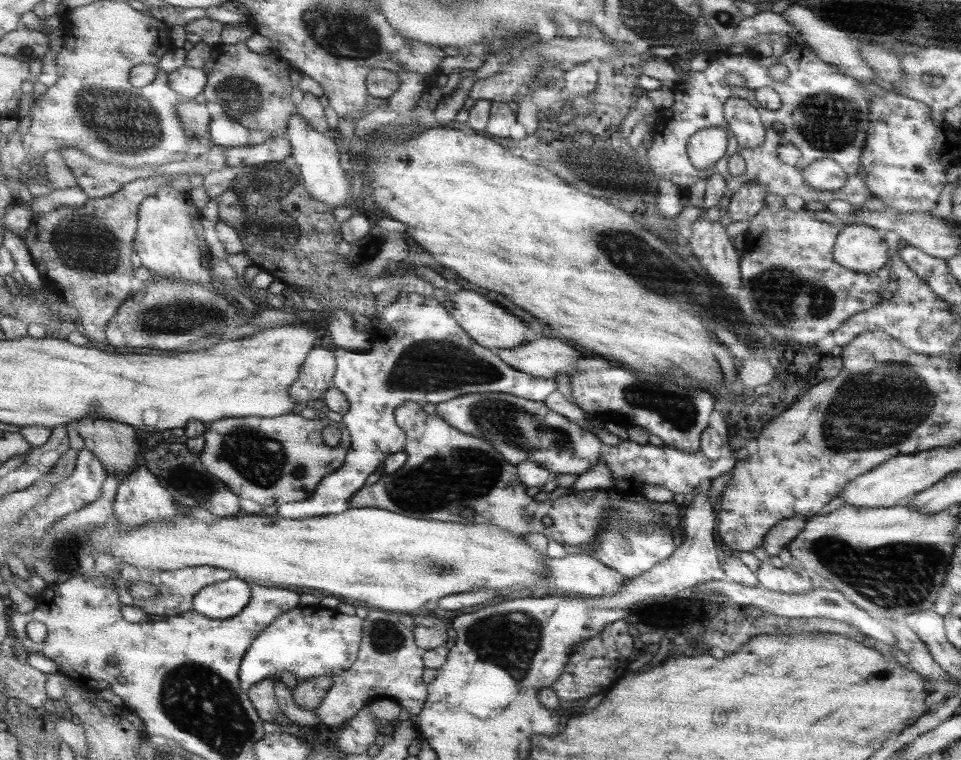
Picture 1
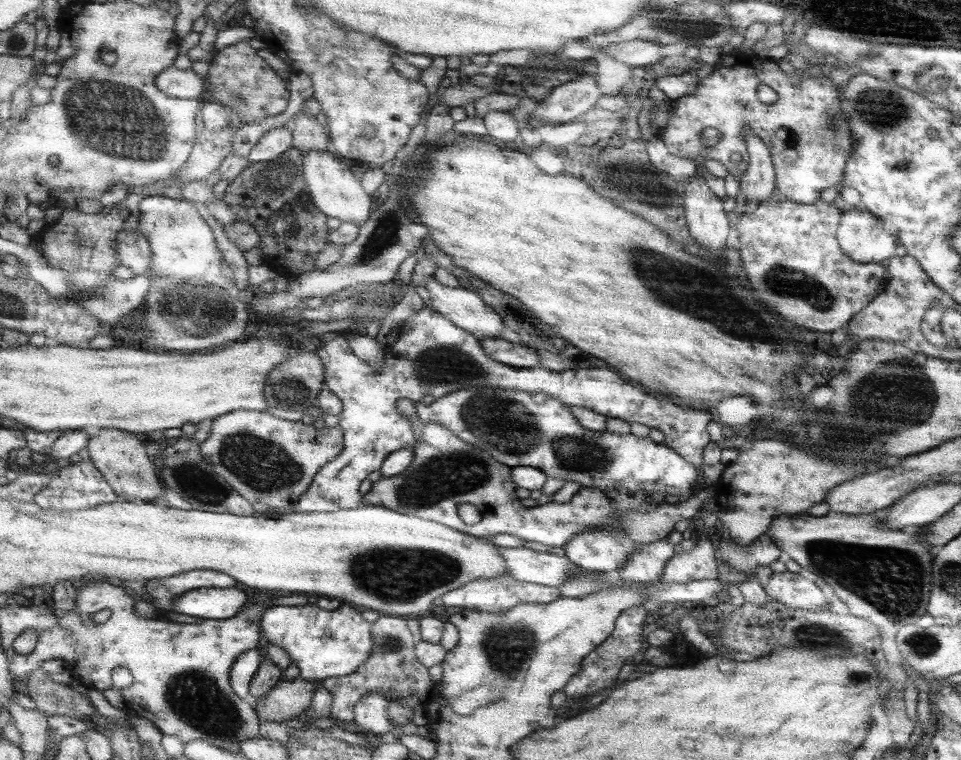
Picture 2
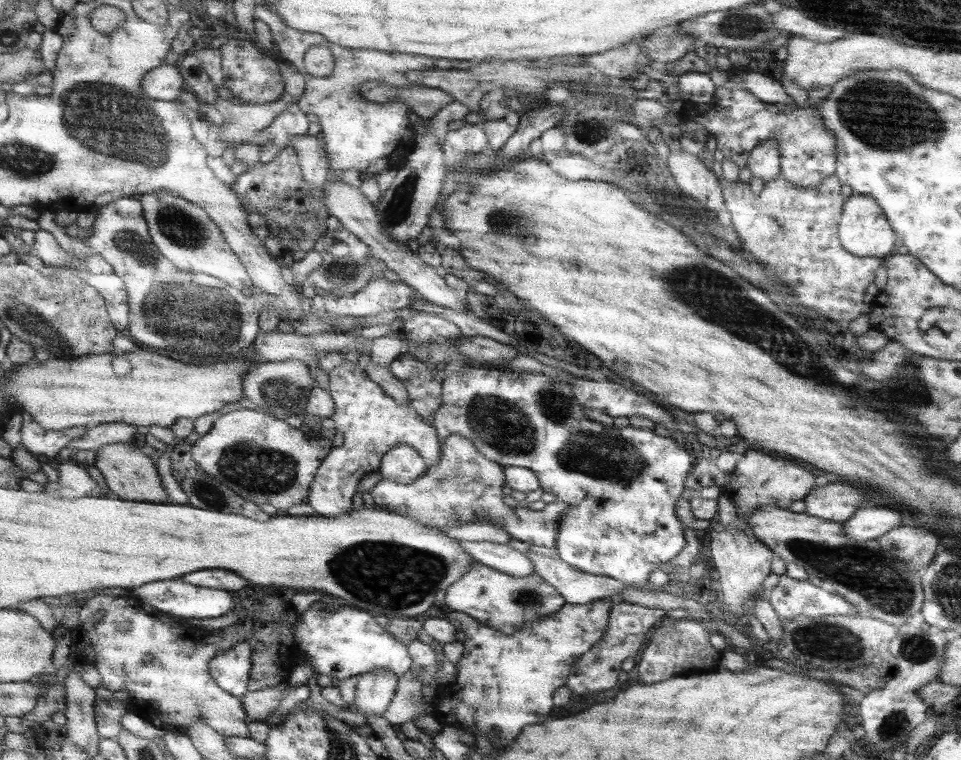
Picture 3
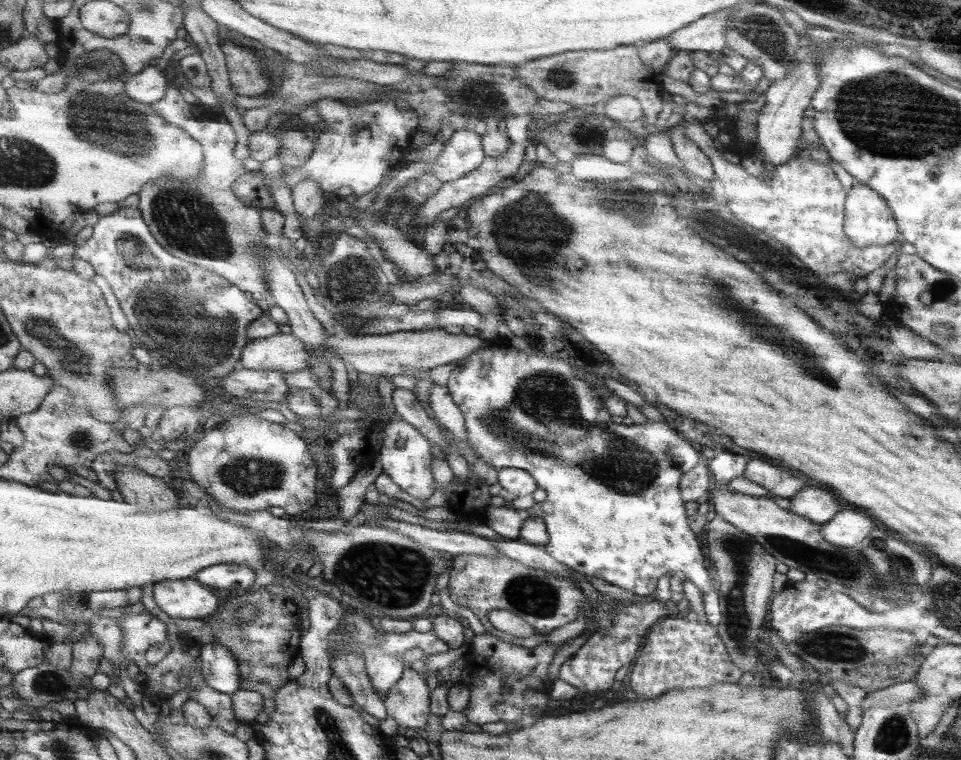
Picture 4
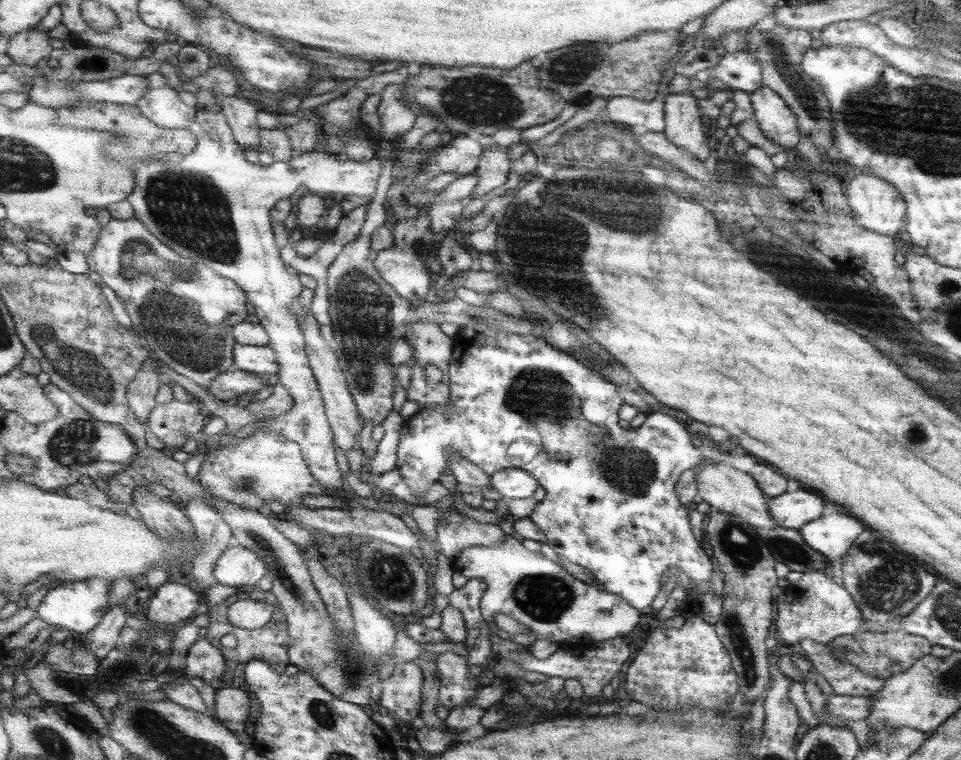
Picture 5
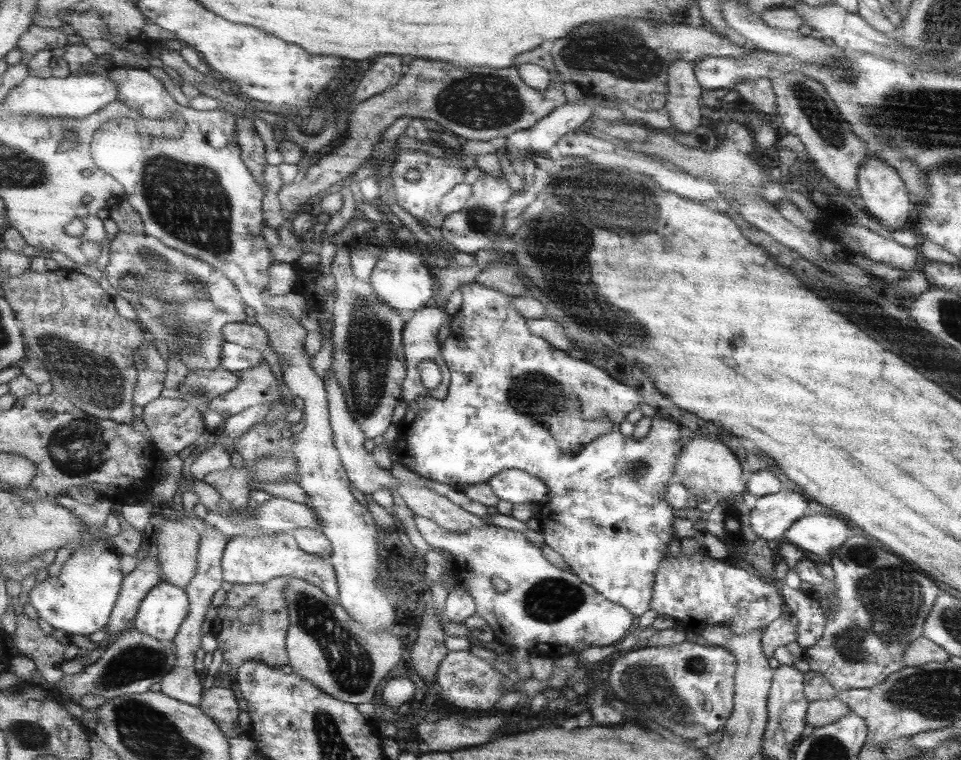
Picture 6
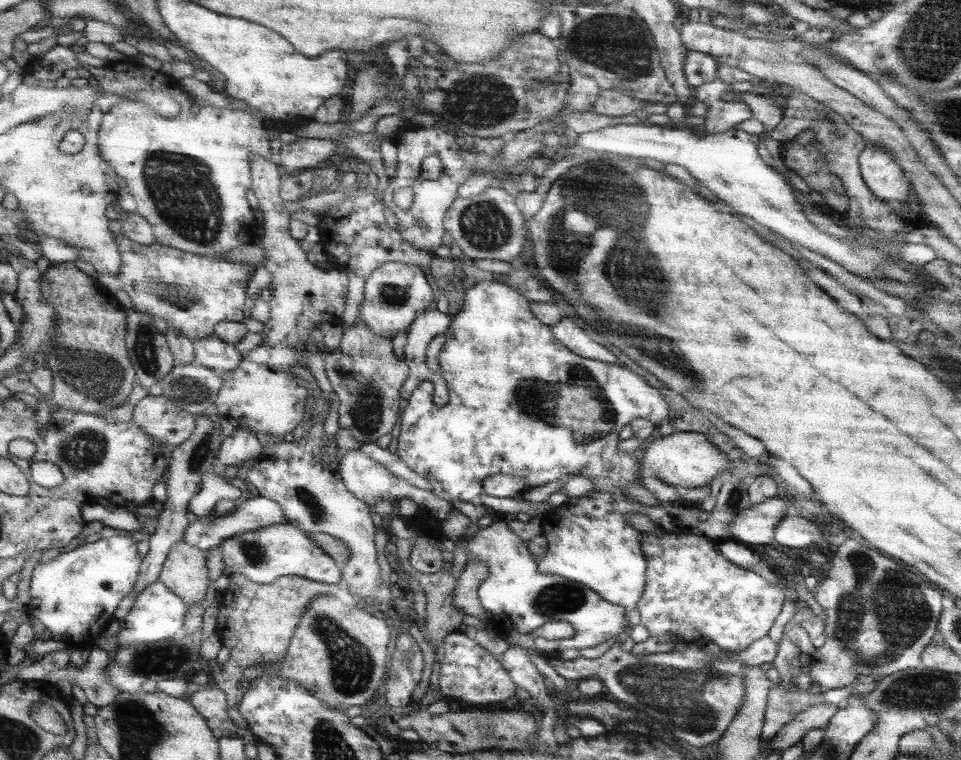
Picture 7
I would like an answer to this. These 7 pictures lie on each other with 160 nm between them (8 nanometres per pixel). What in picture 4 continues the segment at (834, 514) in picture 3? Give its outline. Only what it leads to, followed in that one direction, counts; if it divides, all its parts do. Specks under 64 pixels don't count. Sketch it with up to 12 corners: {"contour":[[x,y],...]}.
{"contour":[[821,488],[789,498],[791,514],[821,525],[837,514],[837,498]]}

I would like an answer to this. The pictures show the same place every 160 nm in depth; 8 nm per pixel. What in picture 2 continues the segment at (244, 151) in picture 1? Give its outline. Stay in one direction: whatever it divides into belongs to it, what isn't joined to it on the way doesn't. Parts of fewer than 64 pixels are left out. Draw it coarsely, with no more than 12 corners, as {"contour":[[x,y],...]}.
{"contour":[[289,127],[265,133],[249,162],[277,159],[293,148]]}

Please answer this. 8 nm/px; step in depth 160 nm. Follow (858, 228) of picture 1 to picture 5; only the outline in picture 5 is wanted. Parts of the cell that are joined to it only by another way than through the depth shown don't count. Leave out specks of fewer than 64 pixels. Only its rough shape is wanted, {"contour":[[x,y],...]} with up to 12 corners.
{"contour":[[857,174],[845,192],[863,230],[896,237],[903,199],[884,179]]}

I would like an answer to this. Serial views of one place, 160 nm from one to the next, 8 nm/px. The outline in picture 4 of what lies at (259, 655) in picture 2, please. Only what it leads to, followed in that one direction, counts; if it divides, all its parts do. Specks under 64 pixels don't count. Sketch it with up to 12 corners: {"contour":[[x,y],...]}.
{"contour":[[202,645],[205,682],[233,695],[242,689],[242,663],[226,646]]}

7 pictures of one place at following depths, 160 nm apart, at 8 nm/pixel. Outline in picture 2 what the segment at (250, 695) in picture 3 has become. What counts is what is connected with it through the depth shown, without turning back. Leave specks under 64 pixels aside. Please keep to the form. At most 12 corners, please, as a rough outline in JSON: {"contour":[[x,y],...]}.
{"contour":[[300,676],[284,678],[253,702],[270,722],[307,712],[322,685]]}

